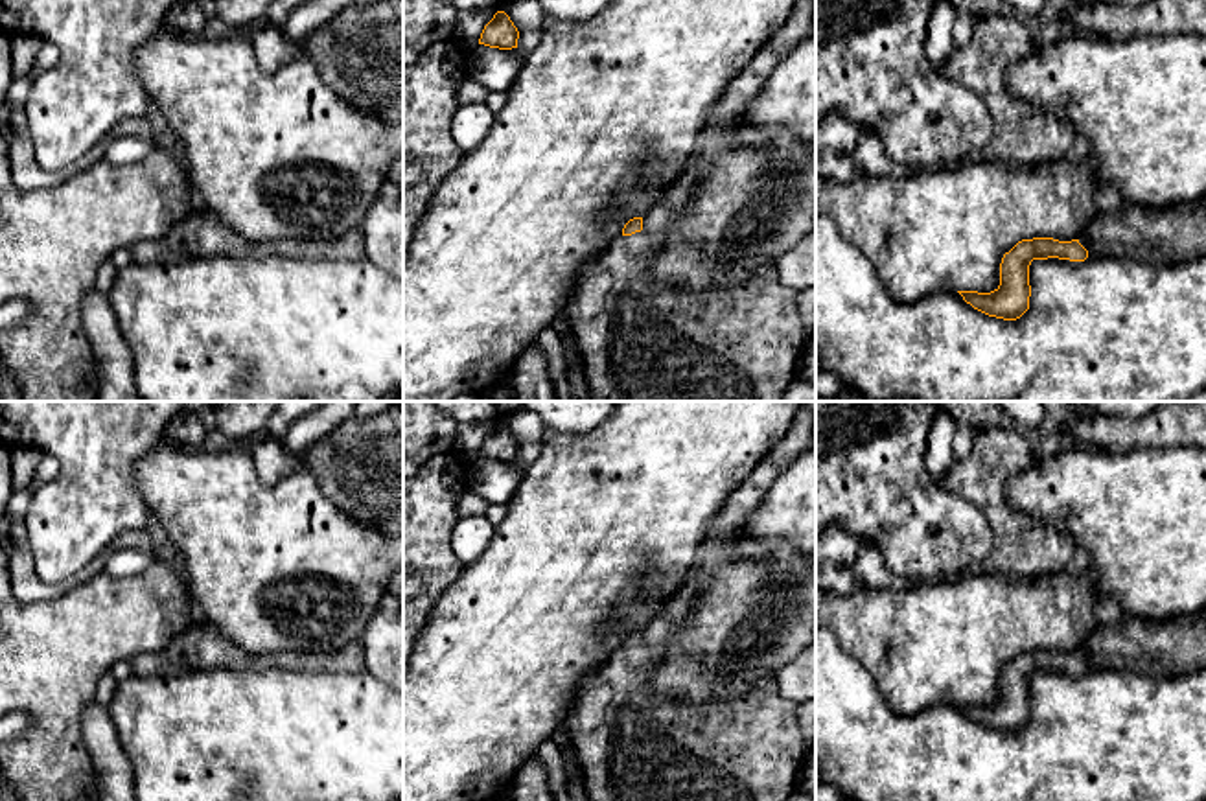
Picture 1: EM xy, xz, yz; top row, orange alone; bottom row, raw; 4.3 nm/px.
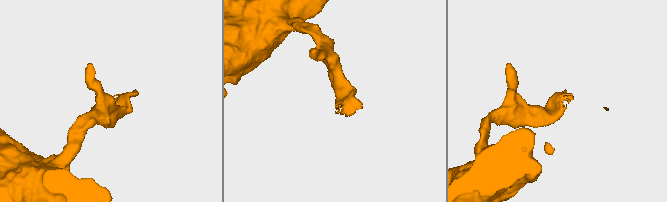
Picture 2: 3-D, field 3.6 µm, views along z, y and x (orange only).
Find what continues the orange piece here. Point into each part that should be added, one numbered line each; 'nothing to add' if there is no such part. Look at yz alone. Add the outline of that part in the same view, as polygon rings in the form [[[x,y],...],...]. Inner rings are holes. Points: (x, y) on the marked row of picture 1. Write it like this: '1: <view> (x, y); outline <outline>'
1: yz (1173, 234); outline [[[1206,197],[1193,204],[1127,204],[1119,214],[1099,214],[1079,243],[1092,260],[1118,256],[1145,265],[1191,261],[1206,254]]]

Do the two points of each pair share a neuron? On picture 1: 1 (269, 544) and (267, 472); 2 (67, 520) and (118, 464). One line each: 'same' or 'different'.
1: different
2: same

